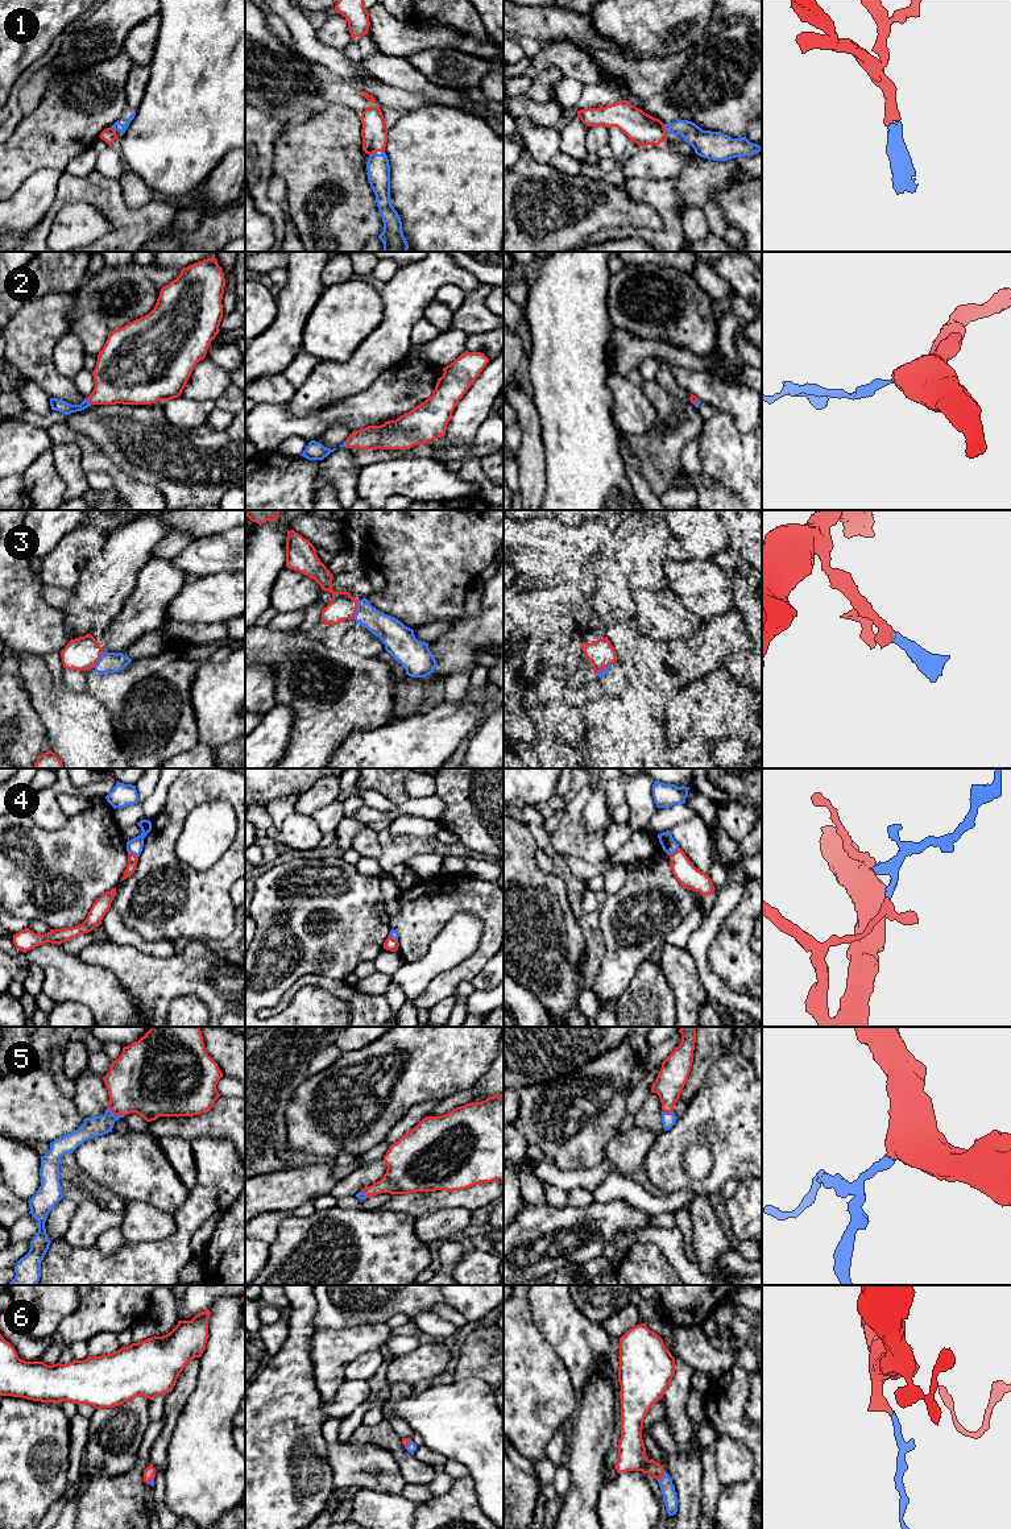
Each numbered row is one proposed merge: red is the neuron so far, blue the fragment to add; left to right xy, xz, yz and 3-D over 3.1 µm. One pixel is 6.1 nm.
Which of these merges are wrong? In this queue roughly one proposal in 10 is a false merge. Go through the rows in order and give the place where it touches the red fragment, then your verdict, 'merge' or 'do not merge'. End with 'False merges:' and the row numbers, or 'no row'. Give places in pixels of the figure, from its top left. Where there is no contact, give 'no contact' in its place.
1: meets red in yz at (663, 128); merge
2: meets red in xy at (88, 401); merge
3: meets red in xz at (356, 609); merge
4: meets red in yz at (675, 852); merge
5: meets red in xy at (116, 1114); merge
6: meets red in yz at (662, 1476); merge
False merges: no row

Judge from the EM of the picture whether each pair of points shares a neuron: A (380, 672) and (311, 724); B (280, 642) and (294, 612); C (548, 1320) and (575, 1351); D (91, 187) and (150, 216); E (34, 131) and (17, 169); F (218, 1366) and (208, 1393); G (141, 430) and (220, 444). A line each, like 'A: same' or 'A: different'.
A: same
B: different
C: same
D: same
E: same
F: same
G: same

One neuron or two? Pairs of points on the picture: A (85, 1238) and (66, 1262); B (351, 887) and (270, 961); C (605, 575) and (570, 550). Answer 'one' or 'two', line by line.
A: two
B: one
C: two

